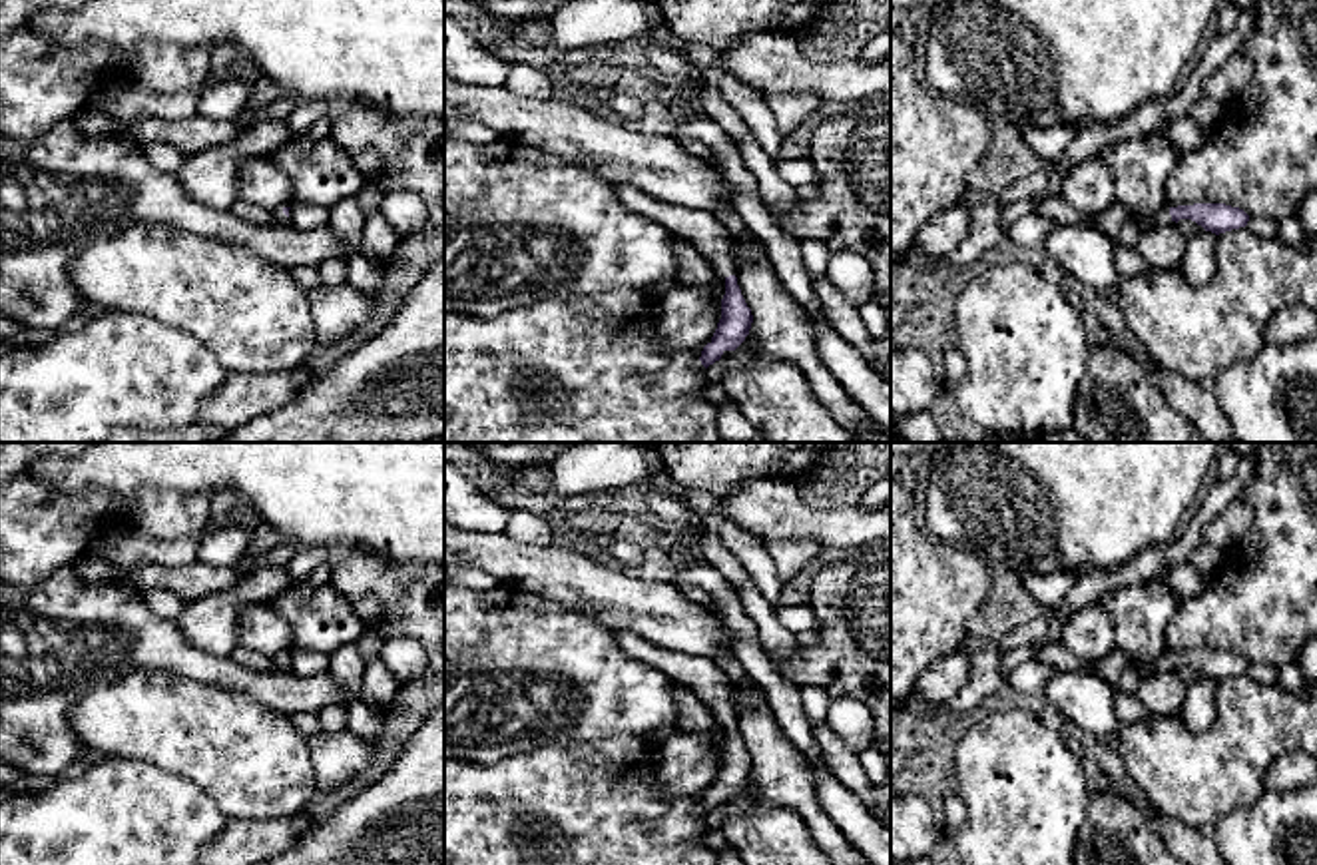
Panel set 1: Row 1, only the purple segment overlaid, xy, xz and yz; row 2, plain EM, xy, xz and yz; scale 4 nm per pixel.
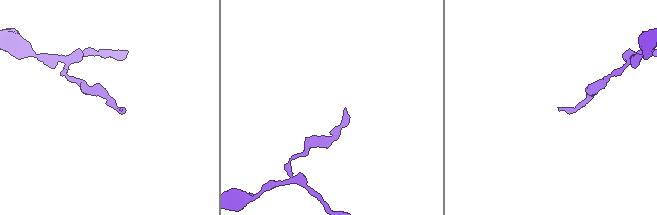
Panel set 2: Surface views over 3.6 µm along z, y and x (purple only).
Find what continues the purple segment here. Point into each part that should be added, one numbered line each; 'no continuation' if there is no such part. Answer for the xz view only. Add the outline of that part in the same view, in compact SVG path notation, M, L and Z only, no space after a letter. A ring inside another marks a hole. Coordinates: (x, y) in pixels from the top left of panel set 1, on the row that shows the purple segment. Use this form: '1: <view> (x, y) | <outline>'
1: xz (700, 228) | M614 183L614 191L632 211L689 241L717 275L729 277L737 273L729 253L731 233L711 211L671 205L624 183Z

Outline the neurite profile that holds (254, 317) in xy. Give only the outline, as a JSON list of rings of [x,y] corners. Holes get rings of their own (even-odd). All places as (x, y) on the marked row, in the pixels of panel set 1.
[[[128,223],[98,237],[72,261],[84,303],[128,311],[201,341],[227,373],[277,373],[305,365],[317,349],[307,291],[249,247],[197,237],[165,223]]]

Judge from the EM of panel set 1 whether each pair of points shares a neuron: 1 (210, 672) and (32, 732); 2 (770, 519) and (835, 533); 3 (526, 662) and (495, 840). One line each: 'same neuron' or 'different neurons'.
1: same neuron
2: same neuron
3: different neurons

